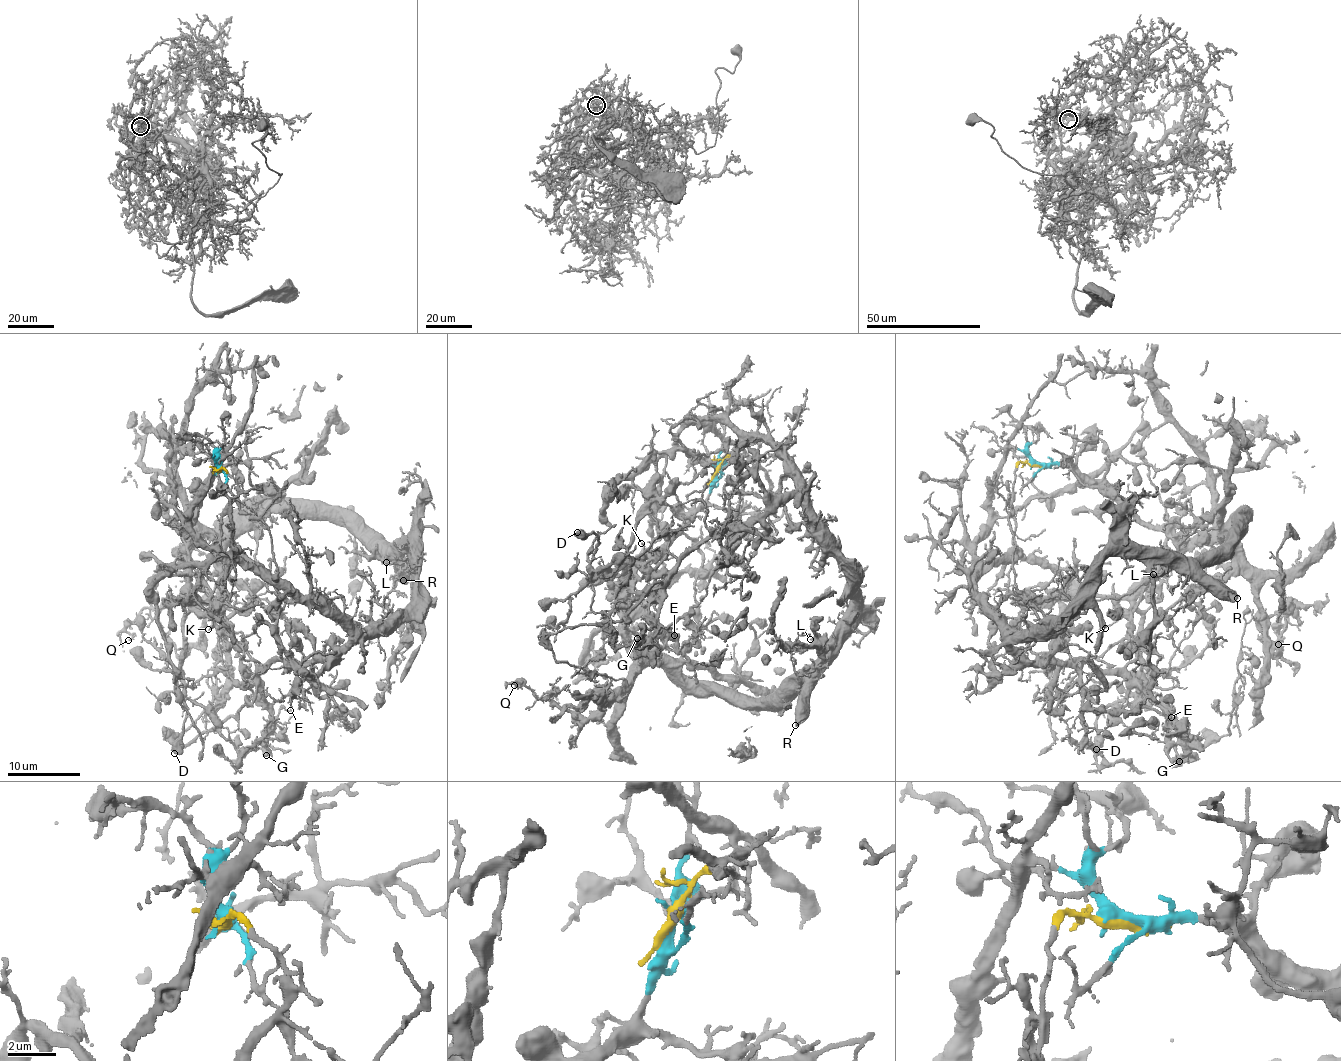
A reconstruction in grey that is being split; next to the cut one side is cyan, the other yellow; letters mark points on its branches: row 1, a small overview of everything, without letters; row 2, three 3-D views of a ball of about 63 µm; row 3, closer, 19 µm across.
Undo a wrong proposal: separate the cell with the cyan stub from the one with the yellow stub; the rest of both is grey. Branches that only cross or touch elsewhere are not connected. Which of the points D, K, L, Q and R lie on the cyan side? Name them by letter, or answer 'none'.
D, K, L, Q, R

